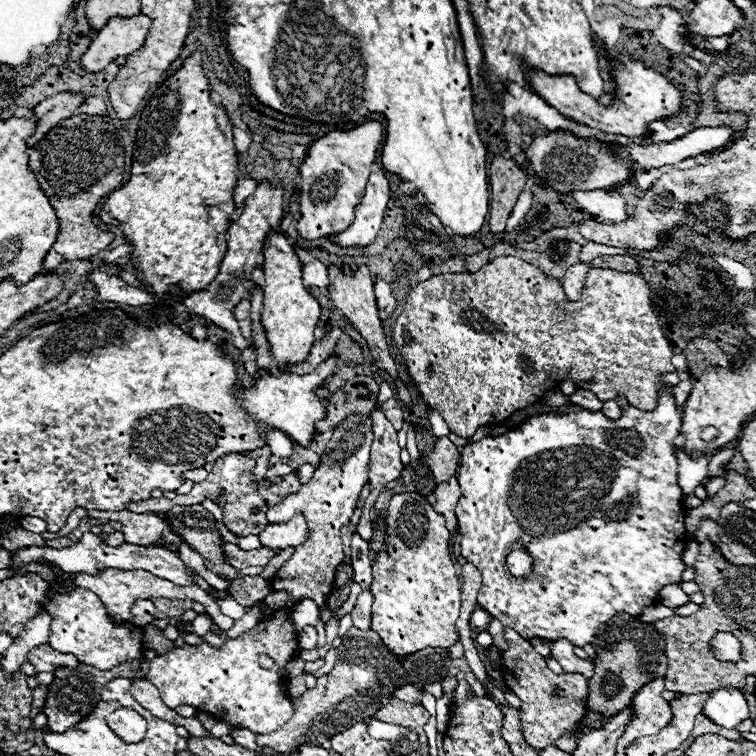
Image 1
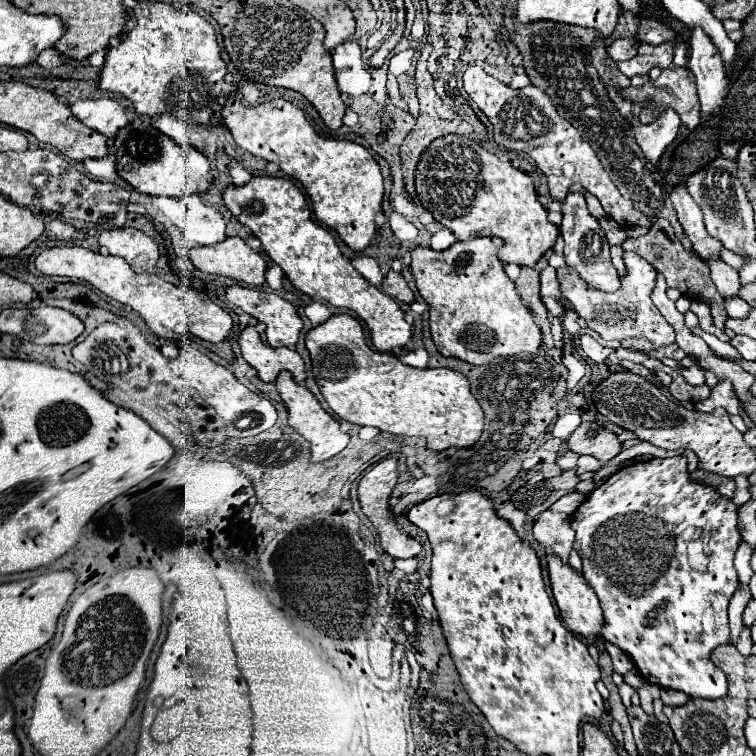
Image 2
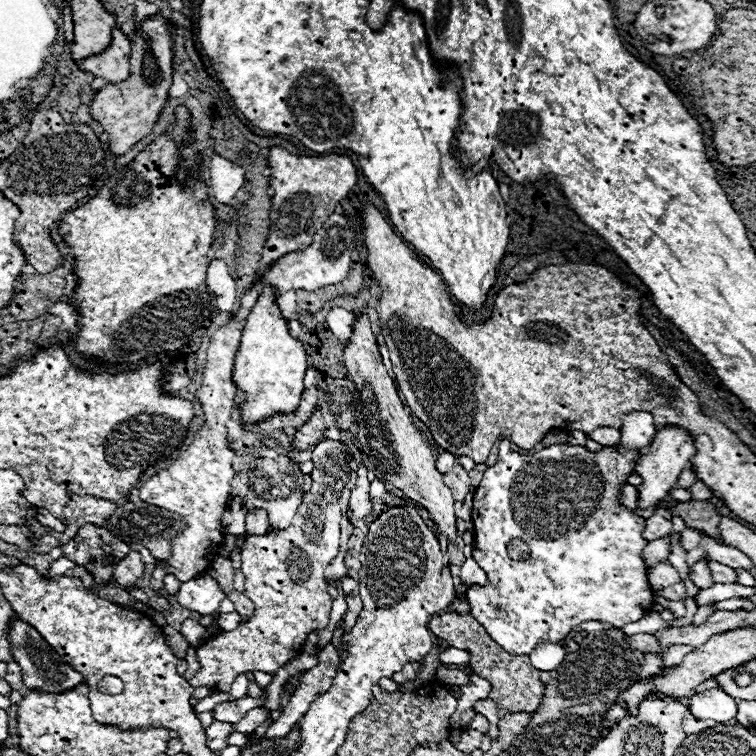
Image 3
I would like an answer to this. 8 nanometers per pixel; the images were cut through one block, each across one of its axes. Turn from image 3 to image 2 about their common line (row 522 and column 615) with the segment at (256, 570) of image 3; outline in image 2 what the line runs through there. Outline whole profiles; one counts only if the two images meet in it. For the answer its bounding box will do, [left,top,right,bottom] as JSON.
[556,252,674,348]

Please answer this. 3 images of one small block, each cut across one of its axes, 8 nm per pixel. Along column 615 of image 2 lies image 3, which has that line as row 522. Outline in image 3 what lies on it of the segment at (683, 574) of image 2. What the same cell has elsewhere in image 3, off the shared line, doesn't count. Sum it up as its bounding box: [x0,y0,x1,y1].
[466,438,652,656]

